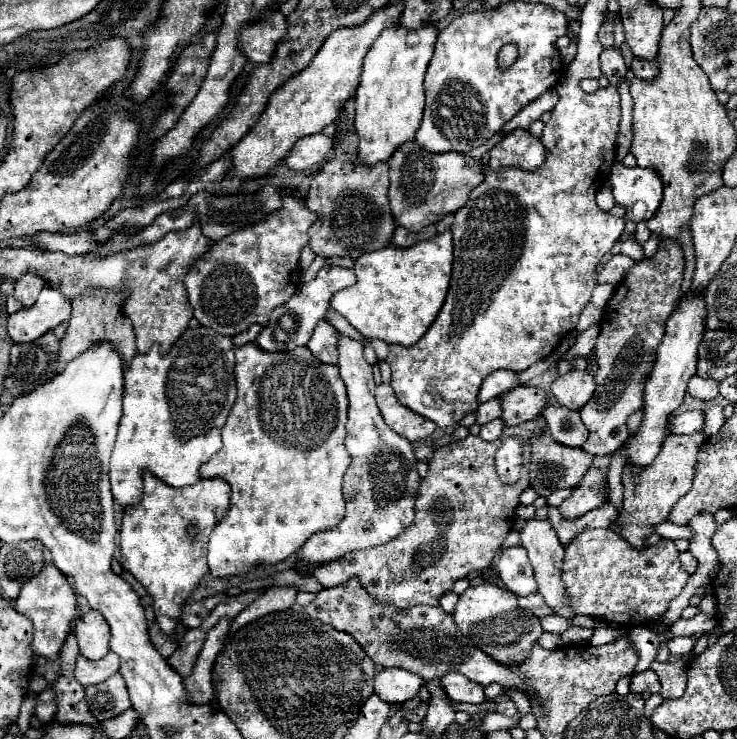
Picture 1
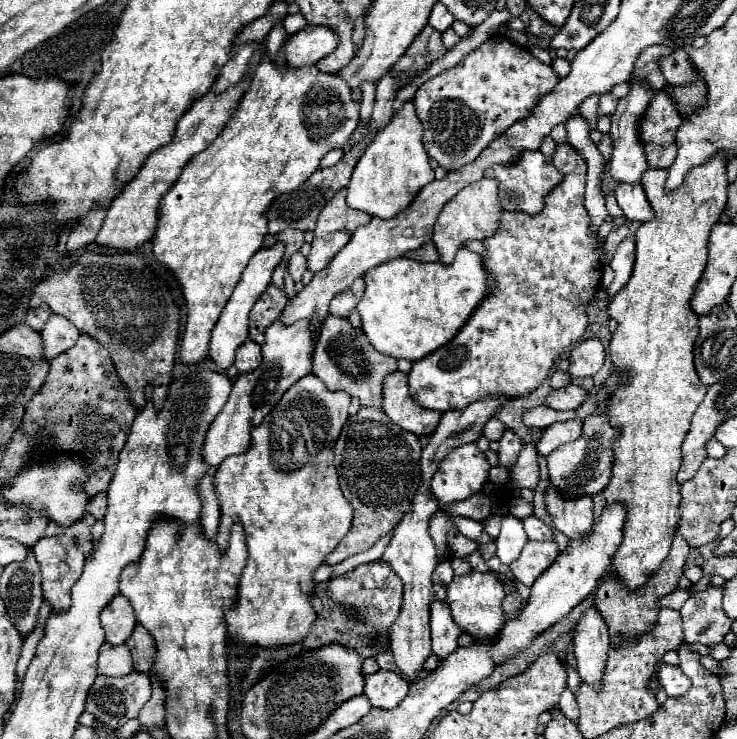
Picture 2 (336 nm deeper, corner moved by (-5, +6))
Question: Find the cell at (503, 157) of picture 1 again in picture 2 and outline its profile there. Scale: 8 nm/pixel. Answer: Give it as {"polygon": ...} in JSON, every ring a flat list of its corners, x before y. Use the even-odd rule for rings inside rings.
{"polygon":[[536,150,536,152,526,152,520,156,518,164,514,166,494,166,488,168,484,173,487,178,496,178,498,188,500,188,500,204,504,210,510,212,524,212,530,216,536,216,542,212,544,198,564,180,564,176,554,168,554,164,548,164,548,158]]}

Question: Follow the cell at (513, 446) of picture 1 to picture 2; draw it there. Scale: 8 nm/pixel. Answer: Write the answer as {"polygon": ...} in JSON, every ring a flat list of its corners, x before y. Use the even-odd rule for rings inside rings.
{"polygon":[[476,444,454,448,438,466,432,478,432,492,438,502,450,506,478,494,489,477,491,465]]}

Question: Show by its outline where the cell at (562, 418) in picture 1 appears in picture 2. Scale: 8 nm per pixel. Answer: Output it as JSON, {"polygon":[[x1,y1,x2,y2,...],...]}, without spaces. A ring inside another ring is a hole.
{"polygon":[[578,418,570,420,570,422,556,422,544,430,540,442,536,444,536,450,538,450,538,454,548,456,558,446,580,438,580,434,582,434,582,422]]}

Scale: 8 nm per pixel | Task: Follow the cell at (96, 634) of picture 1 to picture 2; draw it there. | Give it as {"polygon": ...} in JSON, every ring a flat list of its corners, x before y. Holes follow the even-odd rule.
{"polygon":[[118,594,110,606,106,606,100,614,102,628,106,630,106,642,124,644,136,628,136,616,130,606,130,600]]}

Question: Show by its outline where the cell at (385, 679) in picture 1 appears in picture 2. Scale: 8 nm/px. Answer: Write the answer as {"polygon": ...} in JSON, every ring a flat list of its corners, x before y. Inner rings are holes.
{"polygon":[[376,672,366,676,364,694,374,708,396,708,408,694,408,682,396,672]]}

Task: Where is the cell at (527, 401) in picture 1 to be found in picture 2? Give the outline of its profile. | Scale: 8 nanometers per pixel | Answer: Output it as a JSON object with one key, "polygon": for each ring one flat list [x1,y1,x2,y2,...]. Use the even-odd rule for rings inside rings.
{"polygon":[[568,384,560,390,552,390,546,398,546,406,554,410,578,410,588,398,588,392,582,386]]}

